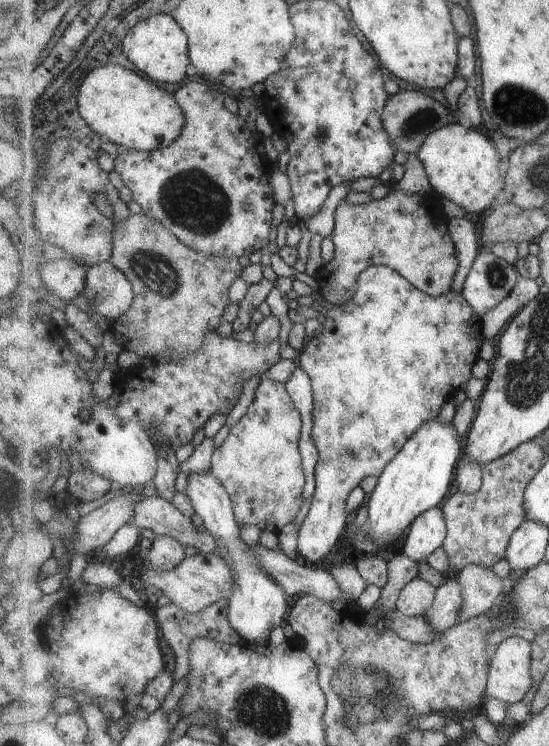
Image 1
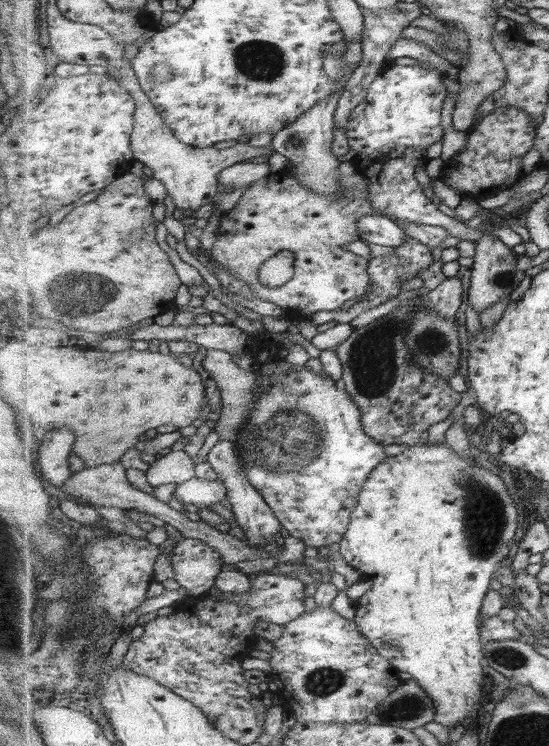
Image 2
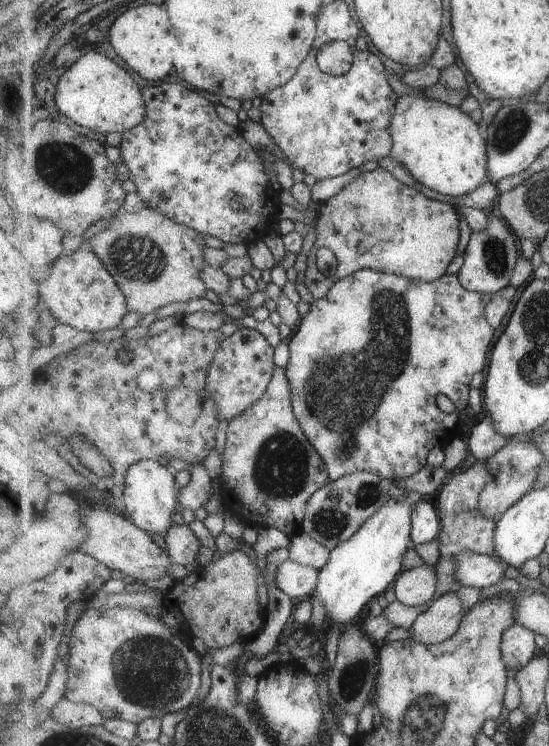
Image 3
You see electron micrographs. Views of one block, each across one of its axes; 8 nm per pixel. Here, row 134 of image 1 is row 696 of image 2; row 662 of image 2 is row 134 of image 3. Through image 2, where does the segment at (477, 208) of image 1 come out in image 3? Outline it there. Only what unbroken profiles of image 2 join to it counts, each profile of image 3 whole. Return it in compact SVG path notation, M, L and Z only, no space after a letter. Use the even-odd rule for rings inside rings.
M423 96L399 97L390 126L394 144L391 156L399 160L421 185L443 196L459 198L463 194L475 192L481 184L487 182L487 142L479 125L459 107Z

